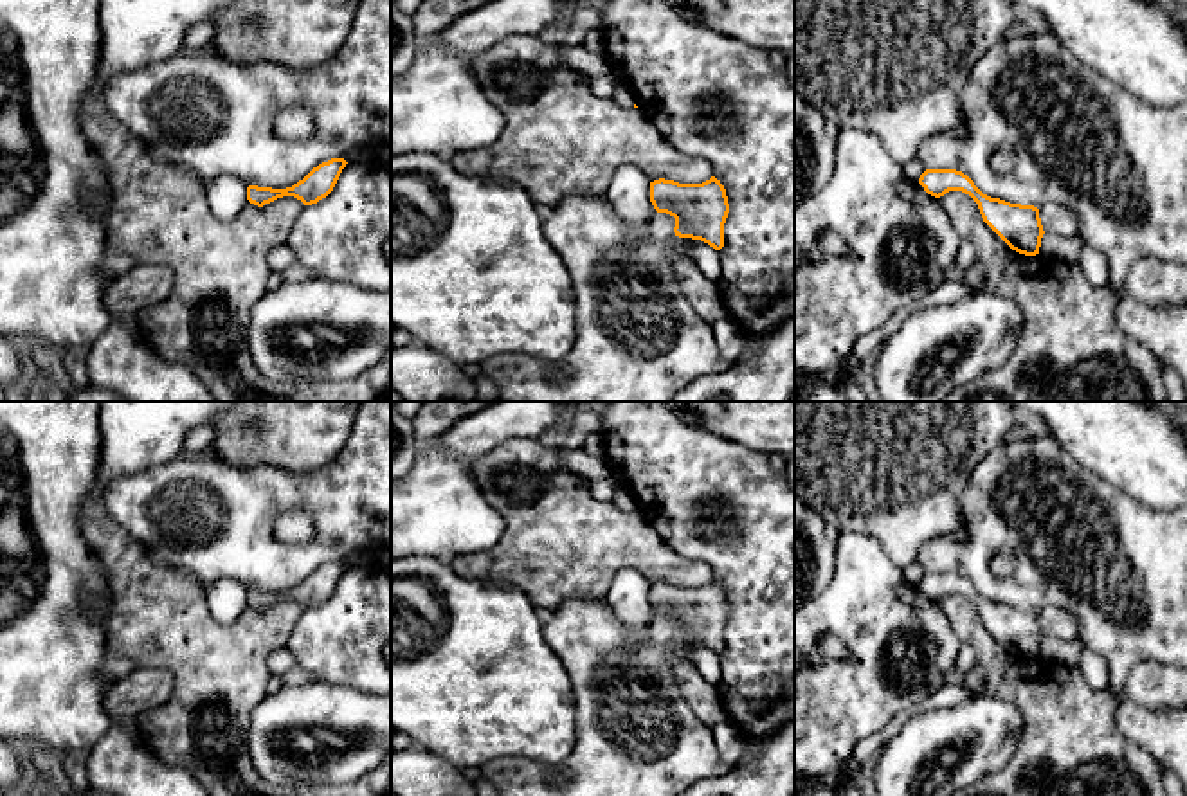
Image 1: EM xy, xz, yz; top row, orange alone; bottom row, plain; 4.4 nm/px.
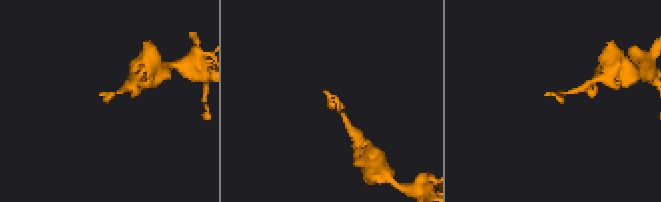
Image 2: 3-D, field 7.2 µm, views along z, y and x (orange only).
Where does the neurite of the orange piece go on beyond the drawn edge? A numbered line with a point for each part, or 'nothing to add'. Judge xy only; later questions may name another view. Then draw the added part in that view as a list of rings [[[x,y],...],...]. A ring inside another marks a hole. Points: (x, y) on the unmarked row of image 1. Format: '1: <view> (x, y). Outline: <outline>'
nothing to add

